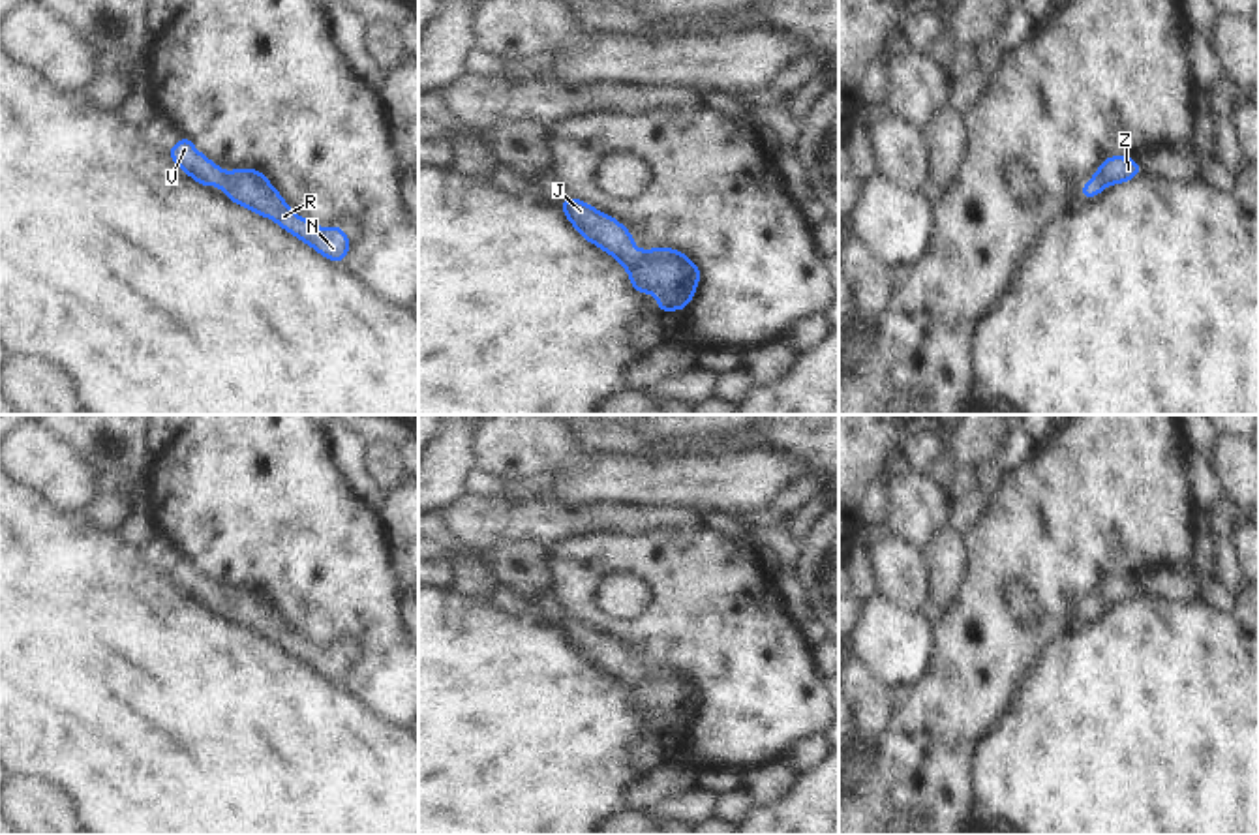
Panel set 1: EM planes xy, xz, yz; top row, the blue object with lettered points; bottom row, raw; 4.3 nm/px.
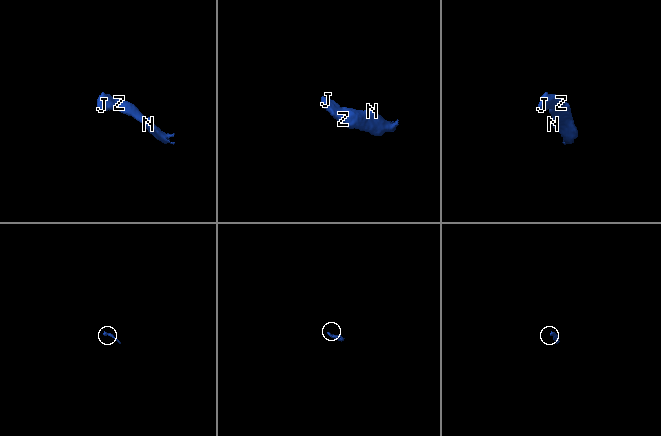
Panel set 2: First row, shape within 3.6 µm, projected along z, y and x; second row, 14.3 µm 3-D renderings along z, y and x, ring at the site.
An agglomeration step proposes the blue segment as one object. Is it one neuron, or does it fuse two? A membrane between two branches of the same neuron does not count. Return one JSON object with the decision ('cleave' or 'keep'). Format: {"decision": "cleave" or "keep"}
{"decision": "keep"}

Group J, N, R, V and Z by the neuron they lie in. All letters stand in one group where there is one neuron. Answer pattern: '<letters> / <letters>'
J N R V Z

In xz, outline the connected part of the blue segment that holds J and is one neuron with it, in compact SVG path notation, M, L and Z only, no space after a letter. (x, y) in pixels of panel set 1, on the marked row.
M565 197L561 208L587 242L625 266L634 291L655 295L660 313L681 311L692 300L700 268L683 251L672 248L638 251L627 227L580 199Z

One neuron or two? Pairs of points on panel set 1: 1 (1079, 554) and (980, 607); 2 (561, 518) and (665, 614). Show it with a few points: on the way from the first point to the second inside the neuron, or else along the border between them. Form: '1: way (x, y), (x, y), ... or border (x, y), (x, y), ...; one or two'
1: way (1051, 554), (1017, 554), (993, 578); one
2: border (625, 535), (575, 535), (550, 545); two

